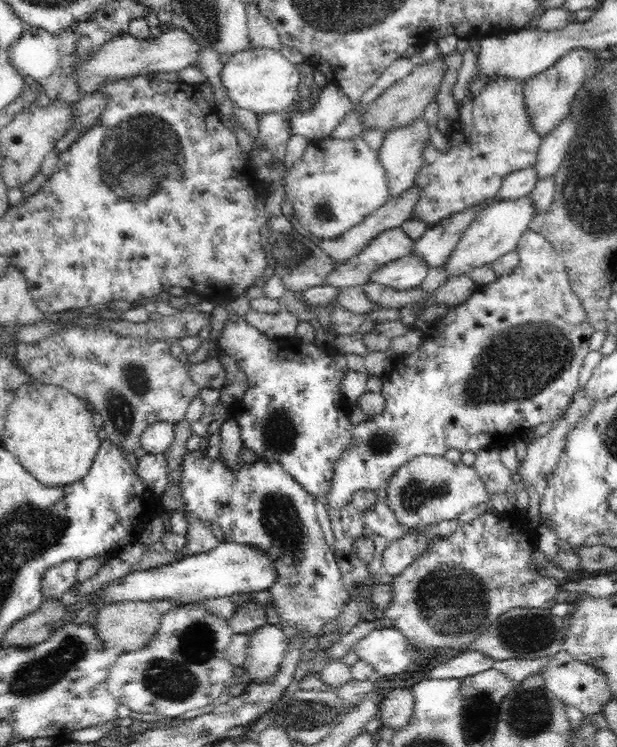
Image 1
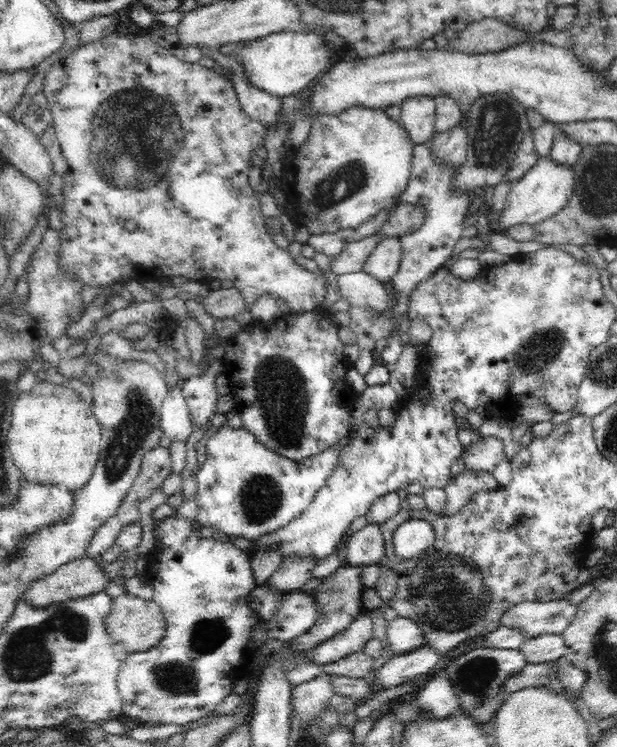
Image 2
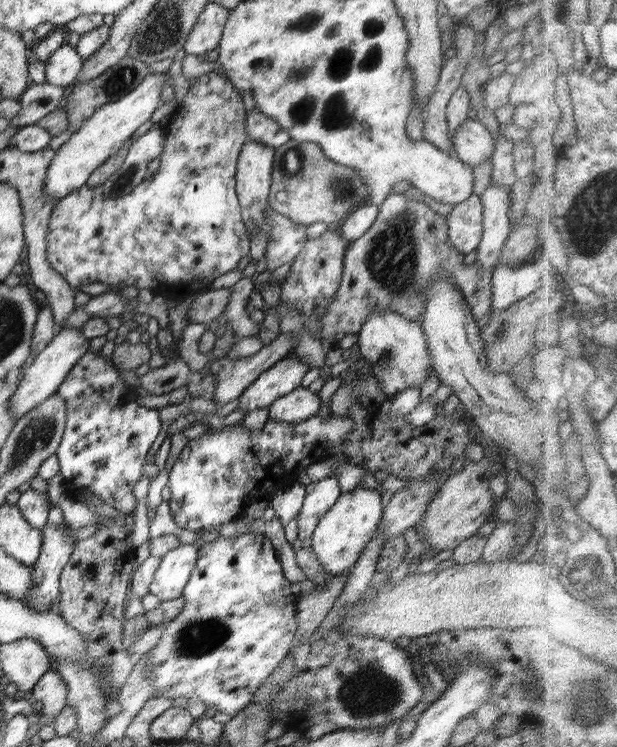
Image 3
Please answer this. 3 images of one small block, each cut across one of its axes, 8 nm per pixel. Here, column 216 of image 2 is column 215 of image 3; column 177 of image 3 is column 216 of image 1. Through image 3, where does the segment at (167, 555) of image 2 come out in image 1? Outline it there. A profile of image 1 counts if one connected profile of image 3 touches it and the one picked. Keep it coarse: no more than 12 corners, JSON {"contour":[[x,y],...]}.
{"contour":[[204,600],[161,615],[107,676],[119,704],[182,718],[235,679]]}

